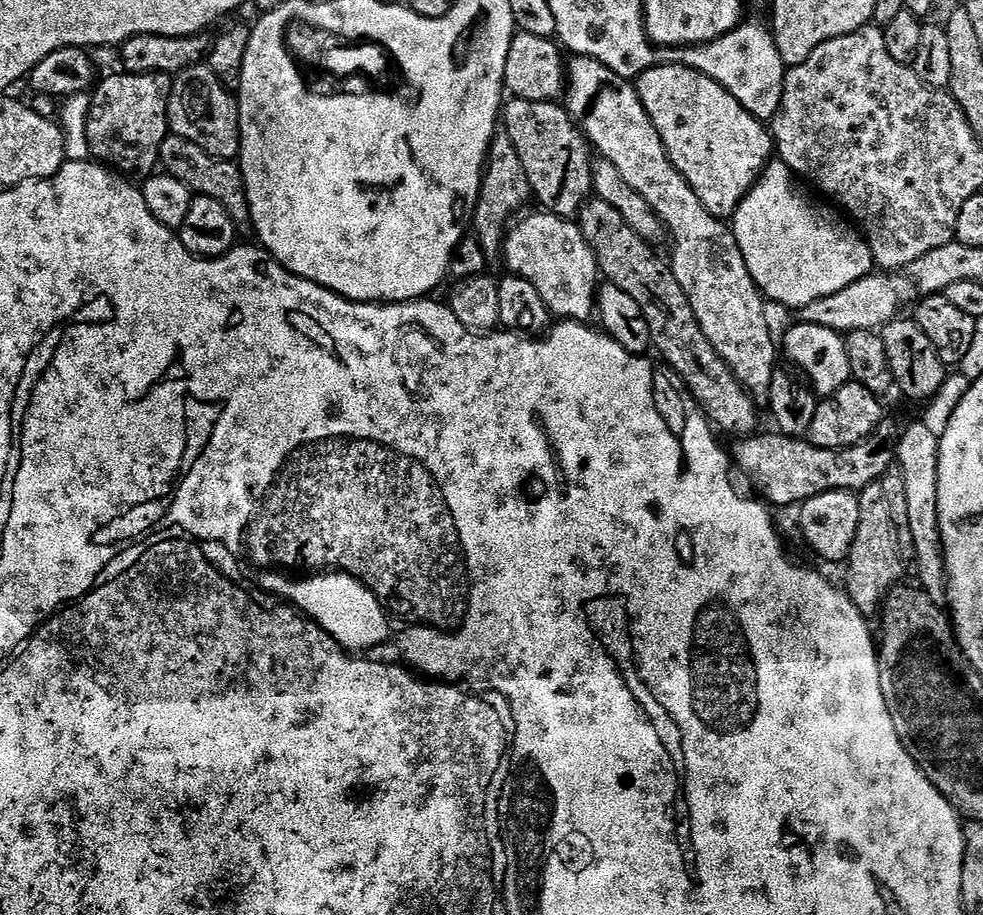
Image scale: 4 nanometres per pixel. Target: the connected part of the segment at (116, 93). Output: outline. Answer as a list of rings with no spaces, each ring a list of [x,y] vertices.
[[[166,72],[119,75],[101,79],[91,93],[92,105],[86,126],[88,150],[97,161],[121,174],[147,178],[157,171],[162,142],[170,134],[168,99],[173,77]]]

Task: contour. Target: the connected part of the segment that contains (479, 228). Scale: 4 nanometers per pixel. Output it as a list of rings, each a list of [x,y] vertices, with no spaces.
[[[497,131],[488,148],[488,163],[484,166],[484,177],[480,183],[480,200],[476,204],[471,223],[476,239],[490,258],[501,255],[506,225],[517,215],[515,212],[519,208],[527,209],[528,200],[530,204],[532,199],[532,187],[526,178],[526,170],[522,170],[522,158],[518,158],[518,150],[514,150],[514,142],[510,142],[507,132]]]

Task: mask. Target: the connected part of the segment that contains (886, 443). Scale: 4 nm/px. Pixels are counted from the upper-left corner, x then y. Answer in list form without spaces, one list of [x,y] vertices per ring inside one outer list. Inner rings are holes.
[[[885,418],[863,442],[853,448],[819,448],[799,436],[753,434],[739,437],[733,443],[736,445],[730,448],[730,456],[739,475],[741,472],[769,505],[788,508],[791,504],[799,506],[818,494],[834,490],[858,494],[866,486],[881,483],[884,476],[893,471],[896,443],[900,441],[901,431],[899,423],[896,425],[891,418]]]

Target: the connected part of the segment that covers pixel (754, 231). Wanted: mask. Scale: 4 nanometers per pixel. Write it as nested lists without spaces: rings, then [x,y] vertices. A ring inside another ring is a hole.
[[[773,159],[756,179],[756,185],[746,194],[736,215],[730,220],[732,233],[736,235],[742,258],[746,258],[746,266],[754,282],[771,303],[773,300],[793,310],[802,309],[818,298],[826,298],[858,282],[874,268],[872,252],[863,235],[847,219],[840,220],[839,211],[836,213],[828,208],[819,208],[810,197],[804,196],[803,190],[796,183],[797,177],[784,165],[784,161]]]

